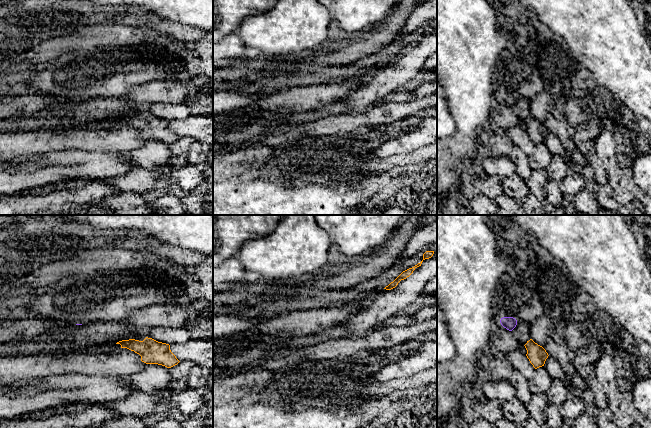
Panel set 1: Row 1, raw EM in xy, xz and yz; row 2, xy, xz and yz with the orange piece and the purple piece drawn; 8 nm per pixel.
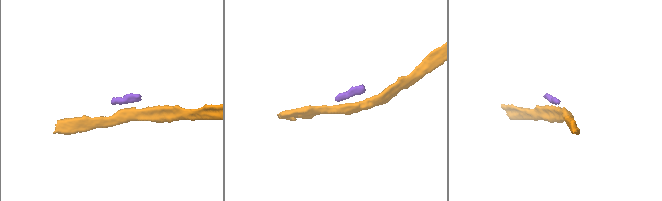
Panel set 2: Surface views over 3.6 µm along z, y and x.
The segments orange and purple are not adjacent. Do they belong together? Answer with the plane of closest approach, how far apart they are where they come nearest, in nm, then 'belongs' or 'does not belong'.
nearest in yz; 150 nm apart; does not belong

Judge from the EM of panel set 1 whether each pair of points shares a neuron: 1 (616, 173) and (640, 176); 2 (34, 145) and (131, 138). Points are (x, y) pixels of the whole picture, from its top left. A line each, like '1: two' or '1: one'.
1: two
2: one

